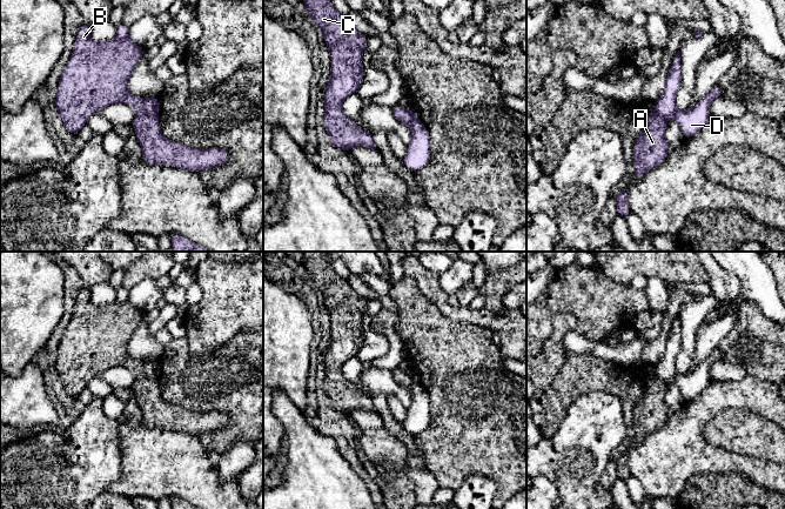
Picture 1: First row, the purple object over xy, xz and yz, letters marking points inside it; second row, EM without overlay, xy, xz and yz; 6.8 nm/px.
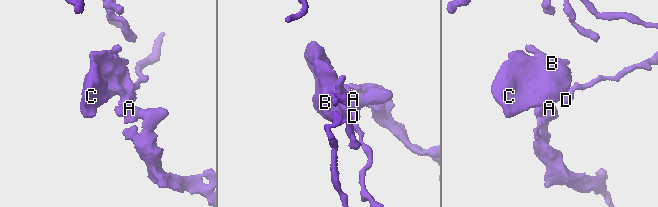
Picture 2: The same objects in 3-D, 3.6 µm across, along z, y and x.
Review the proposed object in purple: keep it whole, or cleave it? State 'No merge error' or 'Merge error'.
Merge error

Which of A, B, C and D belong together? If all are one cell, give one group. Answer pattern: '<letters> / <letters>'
A B C / D

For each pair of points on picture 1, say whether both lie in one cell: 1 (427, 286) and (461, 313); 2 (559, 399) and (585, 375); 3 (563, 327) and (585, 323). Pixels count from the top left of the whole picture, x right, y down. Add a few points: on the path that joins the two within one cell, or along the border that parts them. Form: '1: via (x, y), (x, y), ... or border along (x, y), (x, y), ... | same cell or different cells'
1: via (435, 293), (453, 310) | same cell
2: via (565, 393), (579, 379) | same cell
3: border along (574, 316), (554, 314), (549, 336) | different cells

